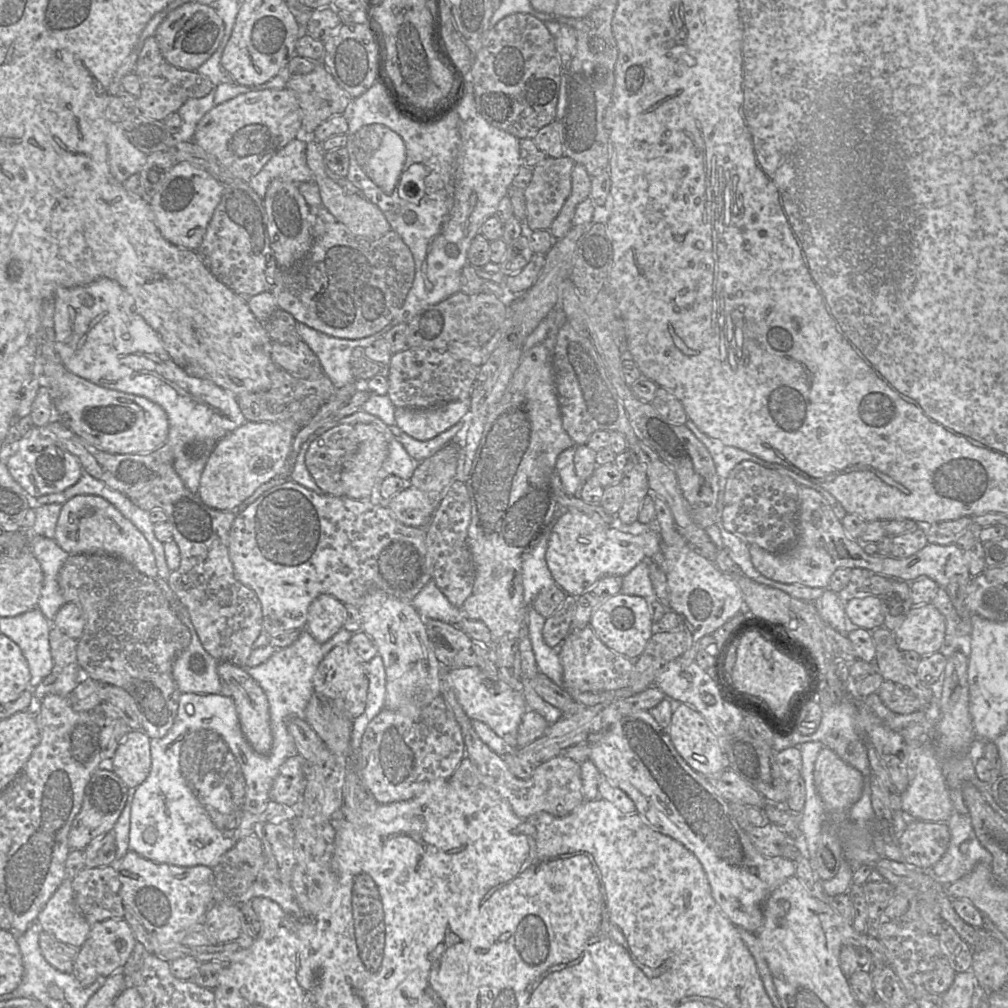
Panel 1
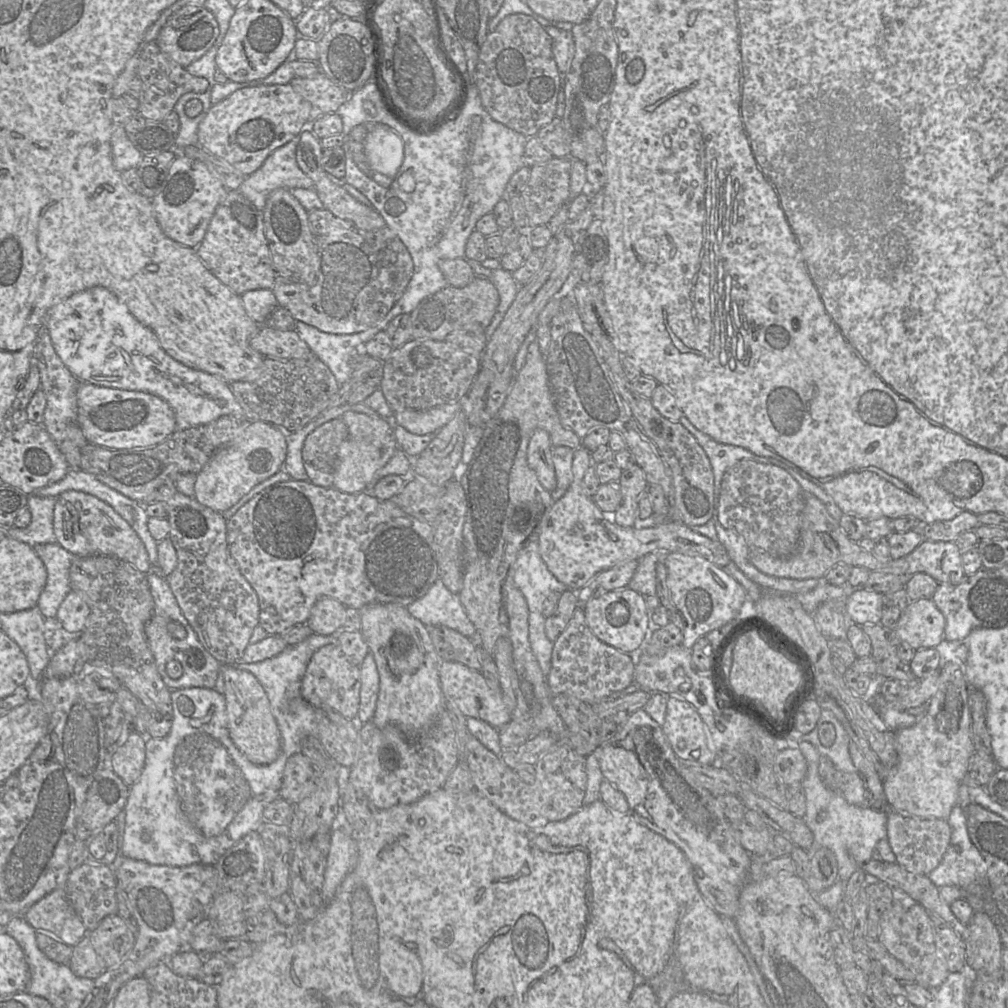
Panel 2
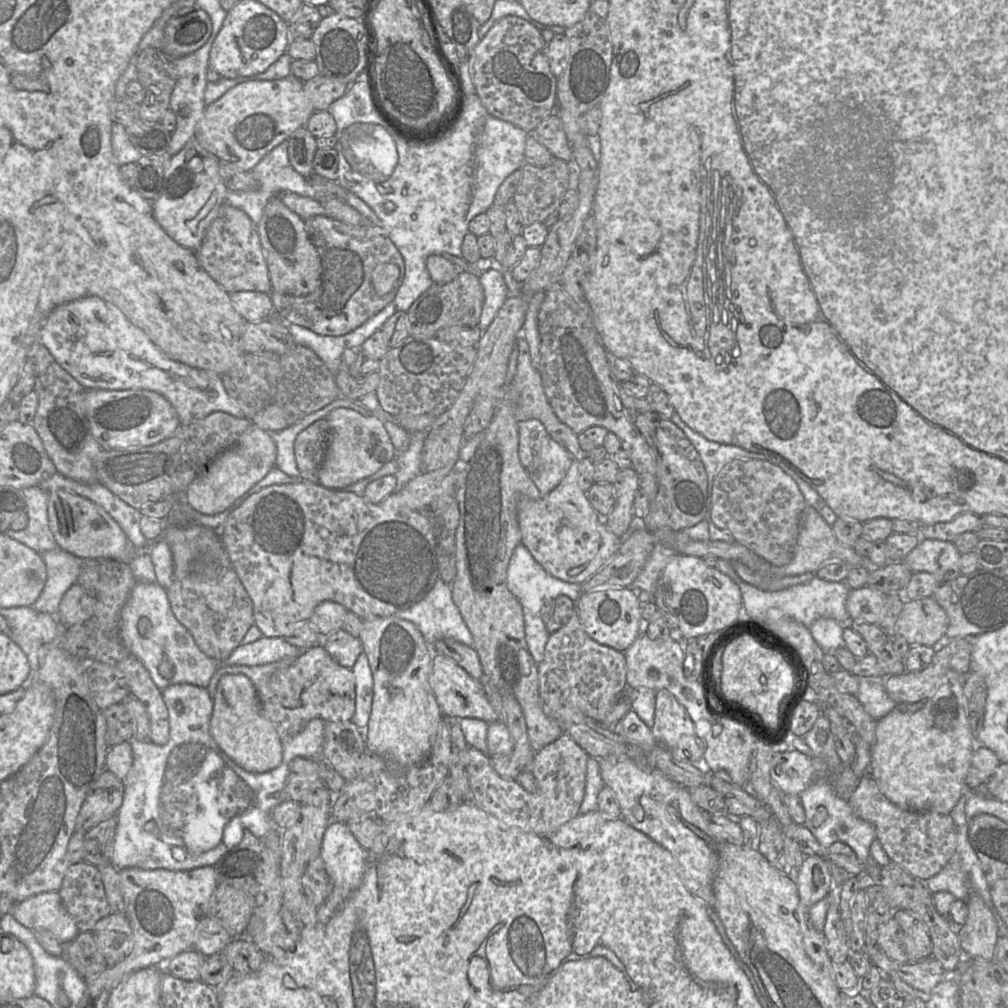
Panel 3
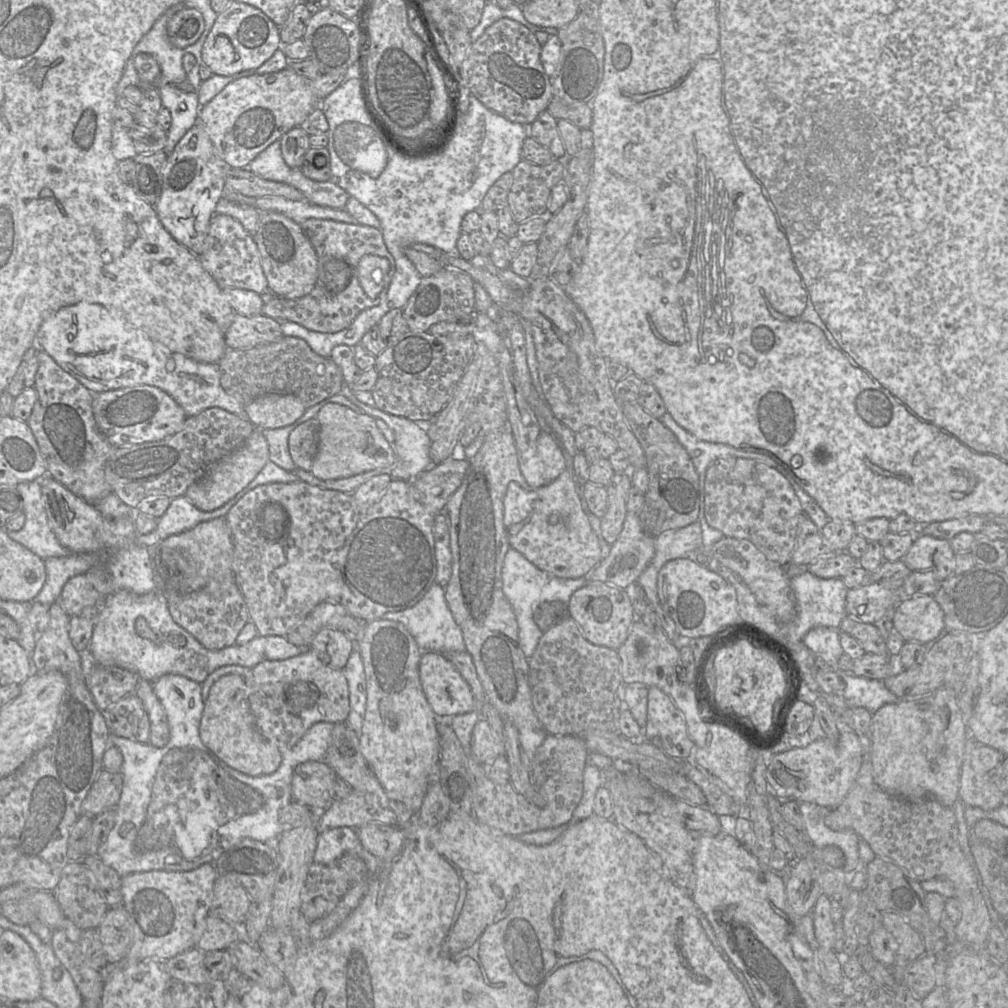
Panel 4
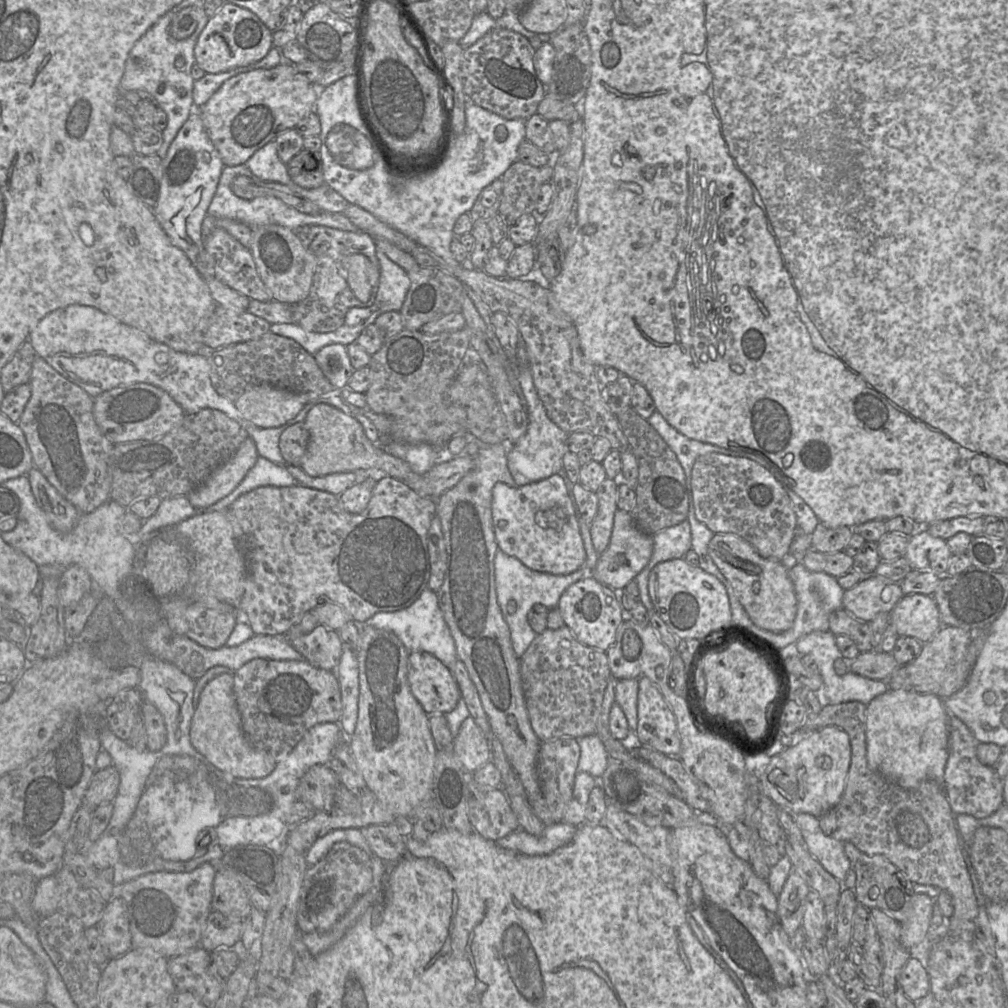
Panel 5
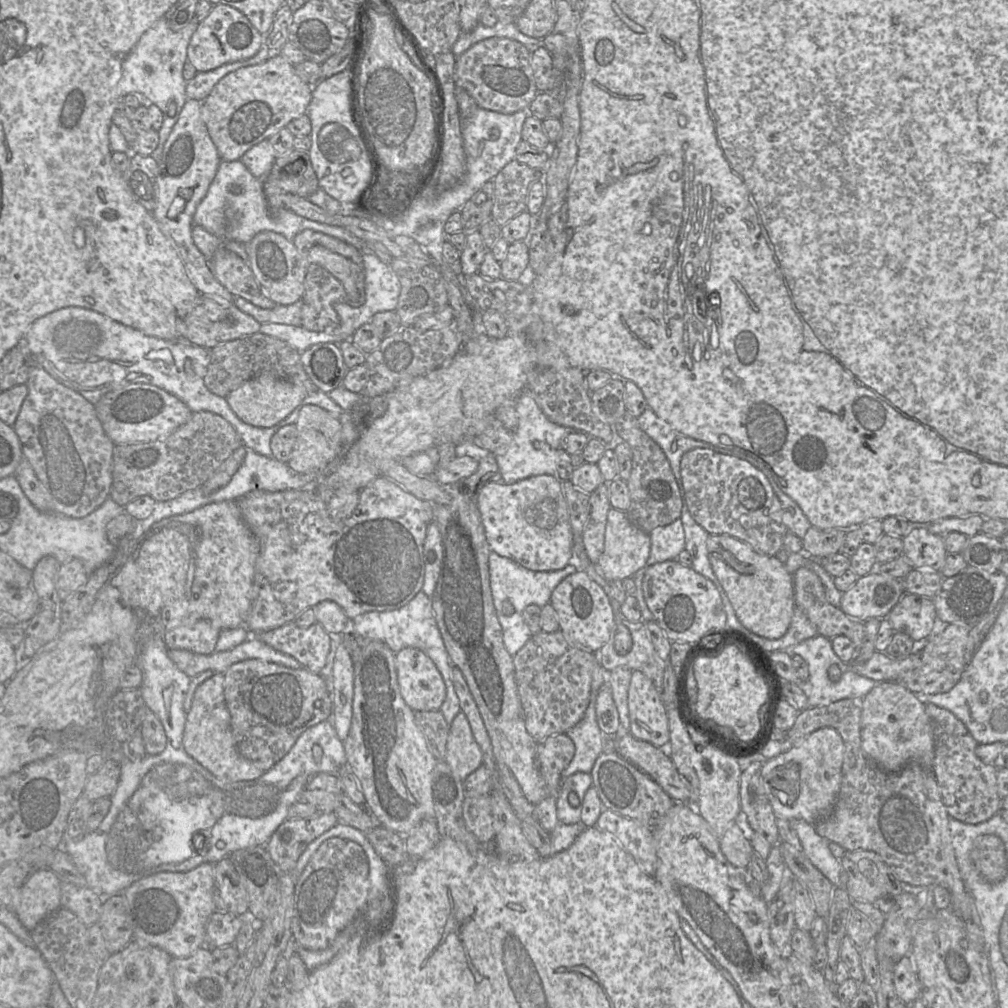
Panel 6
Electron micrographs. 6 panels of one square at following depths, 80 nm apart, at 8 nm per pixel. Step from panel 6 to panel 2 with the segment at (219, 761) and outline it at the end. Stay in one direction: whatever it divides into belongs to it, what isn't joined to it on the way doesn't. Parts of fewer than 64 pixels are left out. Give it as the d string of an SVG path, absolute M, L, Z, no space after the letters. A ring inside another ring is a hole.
M221 665L220 671L225 682L223 695L230 738L251 763L259 766L273 763L281 753L281 734L262 685L250 672L232 665Z

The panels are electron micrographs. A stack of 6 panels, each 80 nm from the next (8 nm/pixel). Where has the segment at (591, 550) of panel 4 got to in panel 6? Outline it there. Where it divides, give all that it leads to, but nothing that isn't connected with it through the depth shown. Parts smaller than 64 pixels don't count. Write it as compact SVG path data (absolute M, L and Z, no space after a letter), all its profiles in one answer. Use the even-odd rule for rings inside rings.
M538 475L513 484L489 482L478 492L477 506L491 551L531 571L557 571L572 558L573 533L561 483L551 475Z

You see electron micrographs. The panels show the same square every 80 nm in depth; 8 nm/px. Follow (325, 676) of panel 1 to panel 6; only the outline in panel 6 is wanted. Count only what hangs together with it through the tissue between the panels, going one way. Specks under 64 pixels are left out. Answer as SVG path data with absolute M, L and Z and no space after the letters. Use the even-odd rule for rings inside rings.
M247 659L231 665L224 673L224 695L231 716L231 729L239 754L264 772L278 763L308 728L330 720L333 700L325 679L301 667L291 669L279 664Z

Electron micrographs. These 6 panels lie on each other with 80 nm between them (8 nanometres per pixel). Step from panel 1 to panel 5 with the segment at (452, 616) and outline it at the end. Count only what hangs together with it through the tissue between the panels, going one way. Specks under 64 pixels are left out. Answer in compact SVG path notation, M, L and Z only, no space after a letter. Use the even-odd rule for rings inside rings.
M429 588L411 606L394 612L376 613L366 624L393 632L410 652L428 652L447 667L457 659L455 642L439 607L437 593Z

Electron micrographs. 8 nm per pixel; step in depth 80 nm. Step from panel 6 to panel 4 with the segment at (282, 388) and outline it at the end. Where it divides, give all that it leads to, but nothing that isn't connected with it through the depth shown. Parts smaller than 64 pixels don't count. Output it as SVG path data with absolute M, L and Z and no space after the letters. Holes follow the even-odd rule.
M270 393L244 406L246 418L258 429L276 429L293 424L306 411L302 401L291 394Z

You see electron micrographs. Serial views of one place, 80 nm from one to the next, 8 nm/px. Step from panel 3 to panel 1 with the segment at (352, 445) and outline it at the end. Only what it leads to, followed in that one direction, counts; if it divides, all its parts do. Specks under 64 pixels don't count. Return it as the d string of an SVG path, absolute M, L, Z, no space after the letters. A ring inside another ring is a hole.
M371 424L354 425L359 447L342 471L345 495L358 500L370 499L377 474L388 456L385 436Z

